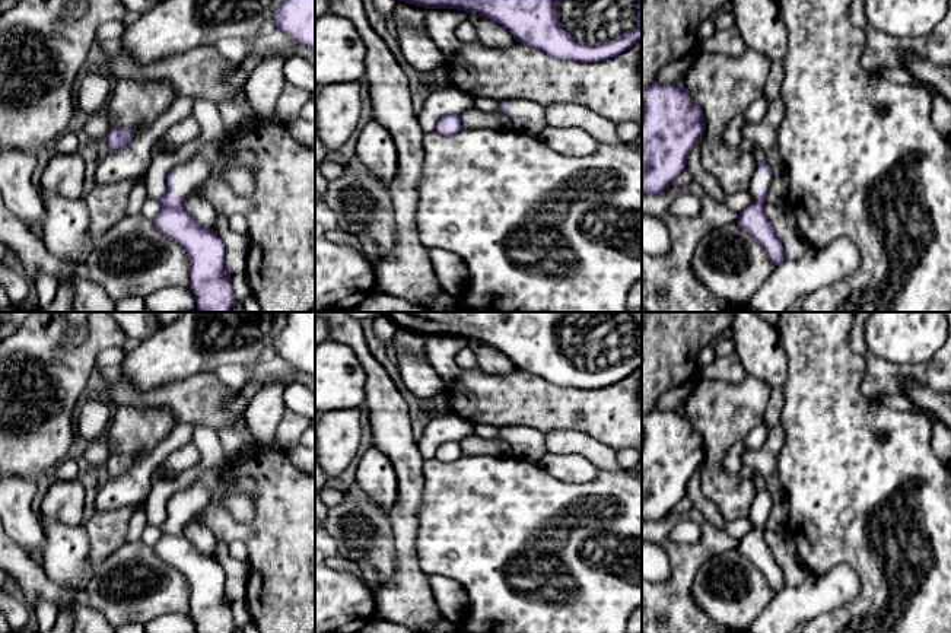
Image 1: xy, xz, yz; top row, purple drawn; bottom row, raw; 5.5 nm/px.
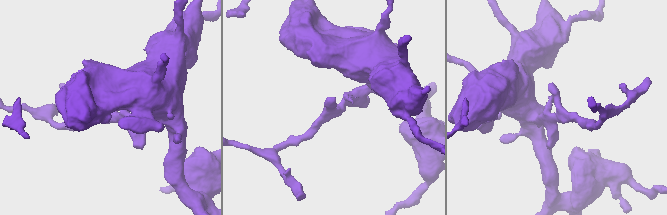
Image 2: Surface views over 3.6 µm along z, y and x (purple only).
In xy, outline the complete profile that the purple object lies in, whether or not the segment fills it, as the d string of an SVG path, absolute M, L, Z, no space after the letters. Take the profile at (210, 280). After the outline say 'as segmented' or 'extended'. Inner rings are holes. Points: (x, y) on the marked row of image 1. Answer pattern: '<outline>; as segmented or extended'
M225 128L168 174L168 188L158 195L162 209L153 219L156 228L178 242L190 258L190 281L198 312L229 312L236 305L222 238L216 230L200 226L184 207L184 198L211 174L232 133Z; extended

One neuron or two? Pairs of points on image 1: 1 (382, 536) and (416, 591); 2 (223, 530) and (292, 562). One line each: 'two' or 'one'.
1: two
2: one

